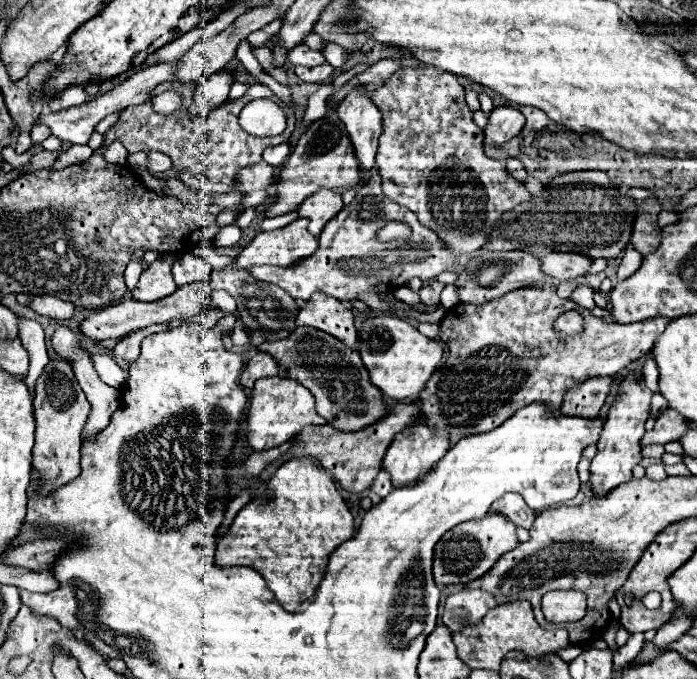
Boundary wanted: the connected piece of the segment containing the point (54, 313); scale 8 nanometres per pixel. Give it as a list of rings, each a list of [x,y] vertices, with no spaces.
[[[17,294],[15,300],[21,306],[31,308],[39,316],[47,316],[53,320],[69,320],[75,312],[75,306],[71,302],[63,302],[59,298],[51,296],[31,296],[31,294]]]

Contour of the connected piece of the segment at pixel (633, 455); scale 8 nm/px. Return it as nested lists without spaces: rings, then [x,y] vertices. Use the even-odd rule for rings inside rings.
[[[629,376],[621,382],[621,394],[617,396],[615,404],[609,410],[609,416],[605,420],[605,426],[601,430],[599,442],[597,442],[597,454],[591,460],[591,490],[595,496],[605,496],[619,484],[629,482],[633,466],[641,462],[641,438],[645,434],[645,422],[649,418],[649,402],[651,402],[651,392],[647,390],[643,376]]]

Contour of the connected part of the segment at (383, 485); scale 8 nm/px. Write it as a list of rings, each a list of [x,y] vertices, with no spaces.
[[[381,470],[381,472],[377,474],[377,478],[375,478],[371,490],[377,492],[377,494],[383,498],[383,496],[387,496],[387,494],[391,492],[391,488],[393,488],[393,486],[391,486],[391,476],[389,476],[389,472]]]

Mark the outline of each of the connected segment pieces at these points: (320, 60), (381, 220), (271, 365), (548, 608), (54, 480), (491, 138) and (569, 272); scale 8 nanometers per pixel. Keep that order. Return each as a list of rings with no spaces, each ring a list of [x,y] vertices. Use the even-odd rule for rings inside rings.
[[[297,46],[297,50],[293,50],[293,54],[289,54],[289,62],[291,64],[303,64],[303,66],[319,66],[325,64],[327,60],[323,58],[321,52],[315,52],[307,46]]]
[[[373,176],[367,184],[357,186],[357,196],[351,204],[343,206],[341,214],[325,226],[319,236],[319,250],[309,256],[301,266],[293,270],[281,270],[277,266],[255,266],[251,274],[257,280],[273,282],[279,288],[287,290],[287,294],[295,300],[309,300],[311,294],[323,292],[341,302],[351,302],[359,292],[393,292],[399,284],[407,284],[413,276],[421,280],[431,280],[441,272],[459,272],[469,262],[467,256],[457,256],[443,248],[437,234],[419,224],[417,216],[405,206],[385,198],[381,192],[381,178]],[[399,220],[411,228],[411,240],[393,240],[379,242],[377,230],[383,228],[385,222]]]
[[[257,352],[245,366],[239,382],[243,388],[253,388],[253,384],[259,378],[269,378],[277,374],[277,362],[273,362],[273,358],[269,358],[269,354],[265,352]]]
[[[553,590],[545,594],[541,606],[547,622],[577,622],[585,616],[585,594],[575,590]]]
[[[49,360],[43,374],[37,380],[33,398],[35,416],[35,446],[33,446],[33,468],[37,480],[41,482],[41,494],[51,494],[53,490],[65,486],[81,474],[79,450],[81,450],[81,430],[85,418],[89,416],[89,402],[73,378],[73,370],[65,360]]]
[[[497,106],[489,114],[489,122],[485,126],[485,144],[505,144],[515,138],[525,126],[523,114],[513,106]]]
[[[549,252],[541,260],[541,270],[543,270],[543,274],[557,278],[557,280],[577,280],[577,278],[585,276],[591,262],[593,262],[591,258],[581,256],[581,254]]]

